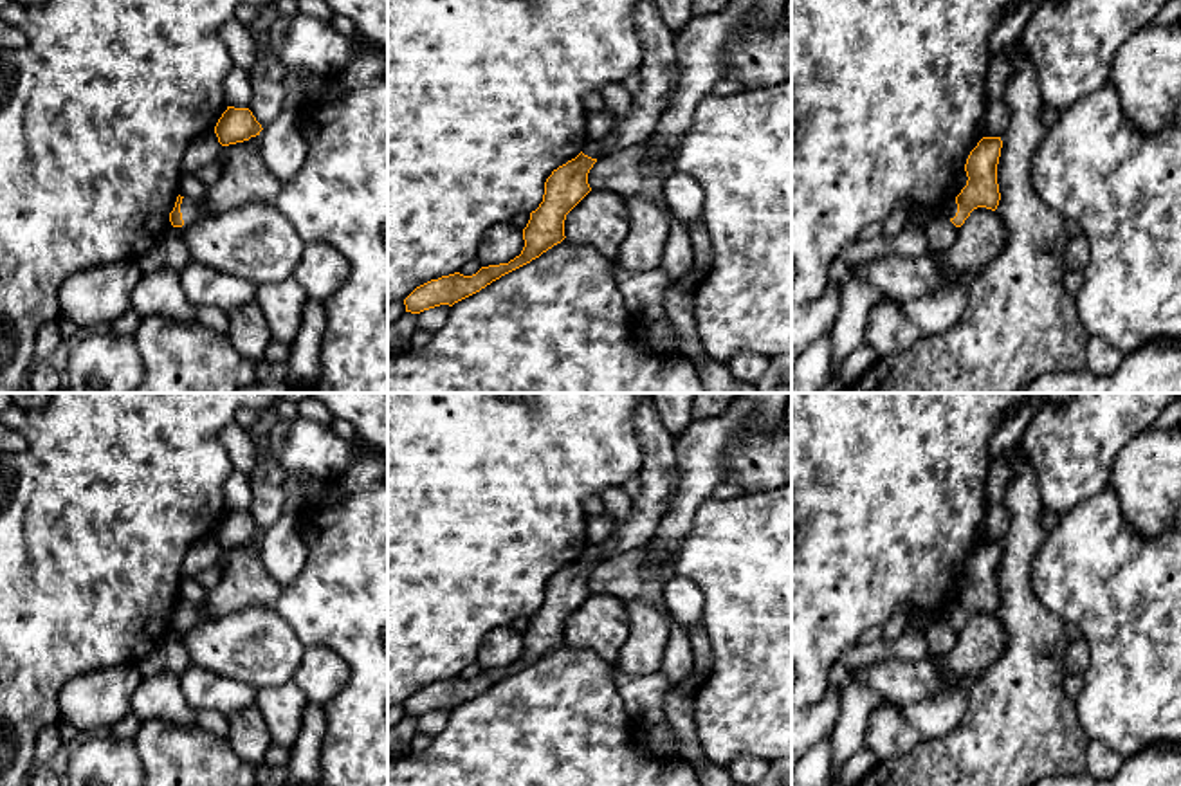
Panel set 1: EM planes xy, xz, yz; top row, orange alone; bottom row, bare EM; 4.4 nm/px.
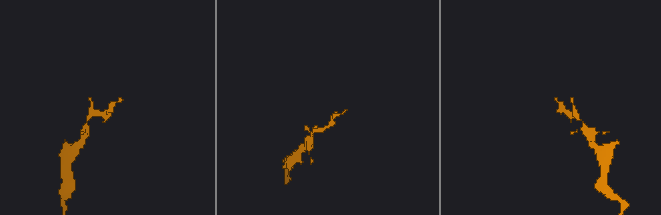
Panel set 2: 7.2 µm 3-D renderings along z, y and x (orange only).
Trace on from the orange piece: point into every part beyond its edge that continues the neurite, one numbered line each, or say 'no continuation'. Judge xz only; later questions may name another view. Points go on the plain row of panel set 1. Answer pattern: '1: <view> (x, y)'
1: xz (659, 476)

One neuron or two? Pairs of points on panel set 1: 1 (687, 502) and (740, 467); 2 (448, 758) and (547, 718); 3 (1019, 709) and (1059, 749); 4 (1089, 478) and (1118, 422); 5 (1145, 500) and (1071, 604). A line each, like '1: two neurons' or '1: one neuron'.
1: two neurons
2: one neuron
3: one neuron
4: one neuron
5: two neurons

